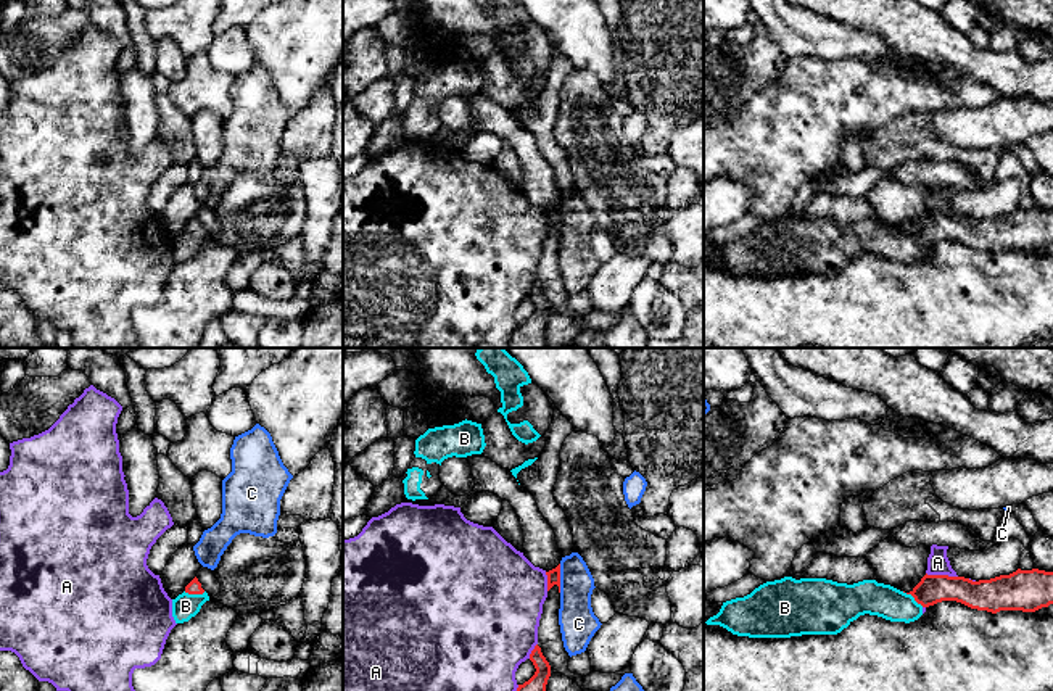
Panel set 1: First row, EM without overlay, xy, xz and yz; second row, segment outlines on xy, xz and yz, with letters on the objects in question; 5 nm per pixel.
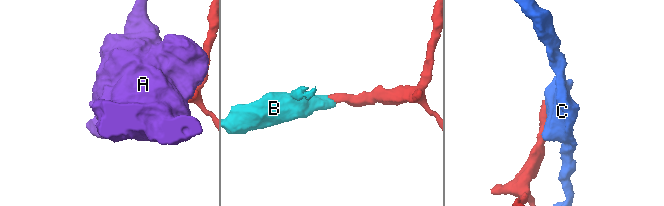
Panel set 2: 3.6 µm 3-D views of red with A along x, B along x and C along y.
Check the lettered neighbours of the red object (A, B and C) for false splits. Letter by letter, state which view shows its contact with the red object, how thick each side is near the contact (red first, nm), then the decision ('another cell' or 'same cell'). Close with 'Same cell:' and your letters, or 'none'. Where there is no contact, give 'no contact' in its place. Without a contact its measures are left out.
A: meets red in yz; 160 nm thick on the red side, 110 nm on the other; another cell
B: meets red in yz; 140 nm thick on the red side, 170 nm on the other; same cell
C: meets red in xz; 60 nm thick on the red side, 190 nm on the other; another cell
Same cell: B

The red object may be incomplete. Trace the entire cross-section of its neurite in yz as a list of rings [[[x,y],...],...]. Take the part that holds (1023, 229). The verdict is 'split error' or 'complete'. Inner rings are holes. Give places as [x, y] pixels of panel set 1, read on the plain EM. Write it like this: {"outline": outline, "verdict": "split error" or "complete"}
{"outline": [[[1018,208],[979,221],[926,213],[910,232],[876,219],[847,224],[826,217],[784,216],[723,242],[720,251],[704,263],[749,277],[837,274],[865,253],[910,263],[923,254],[924,246],[942,240],[992,253],[1035,251],[1053,243],[1053,211]]], "verdict": "split error"}

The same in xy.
{"outline": [[[195,216],[182,234],[172,238],[172,256],[176,263],[188,261],[195,256],[201,245],[209,240],[208,232],[201,227],[201,222]]], "verdict": "split error"}

